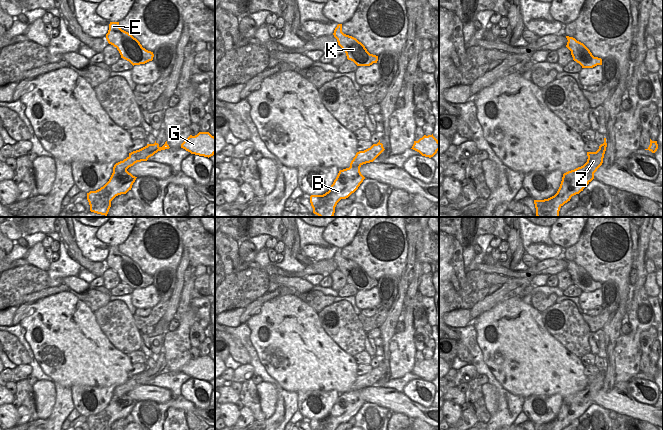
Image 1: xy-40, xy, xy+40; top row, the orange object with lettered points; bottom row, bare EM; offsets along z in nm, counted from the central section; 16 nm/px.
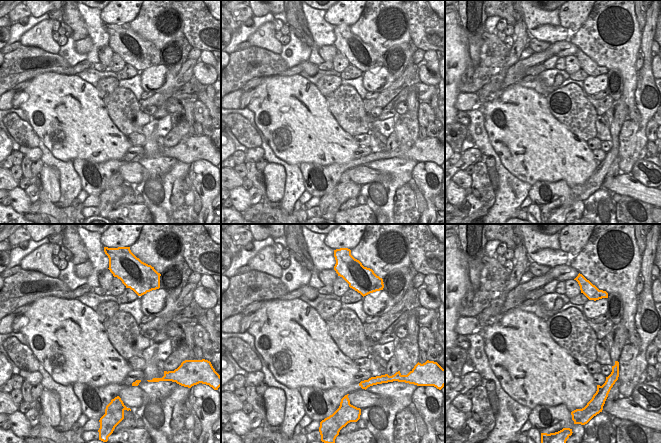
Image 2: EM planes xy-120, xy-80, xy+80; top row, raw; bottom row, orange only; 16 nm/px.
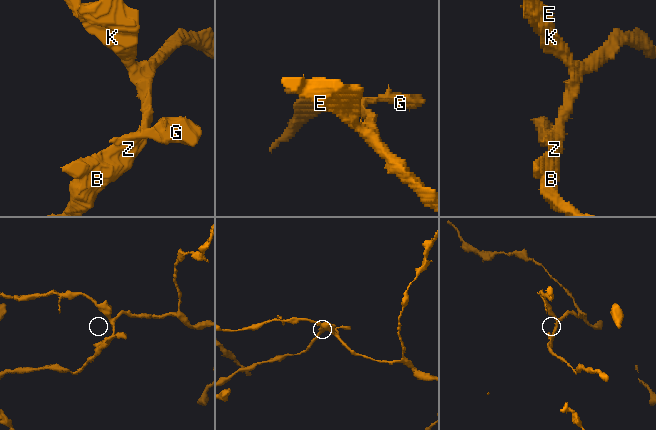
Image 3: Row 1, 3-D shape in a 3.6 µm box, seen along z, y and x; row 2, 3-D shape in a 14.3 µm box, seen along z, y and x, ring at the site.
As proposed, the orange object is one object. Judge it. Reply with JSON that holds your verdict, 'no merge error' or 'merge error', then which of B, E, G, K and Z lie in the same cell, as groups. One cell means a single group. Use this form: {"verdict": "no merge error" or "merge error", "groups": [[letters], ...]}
{"verdict": "merge error", "groups": [["B", "E", "K", "Z"], ["G"]]}

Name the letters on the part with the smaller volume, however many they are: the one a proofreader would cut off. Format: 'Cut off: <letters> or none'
Cut off: G

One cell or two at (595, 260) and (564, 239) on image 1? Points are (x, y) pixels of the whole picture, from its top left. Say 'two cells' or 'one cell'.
two cells

